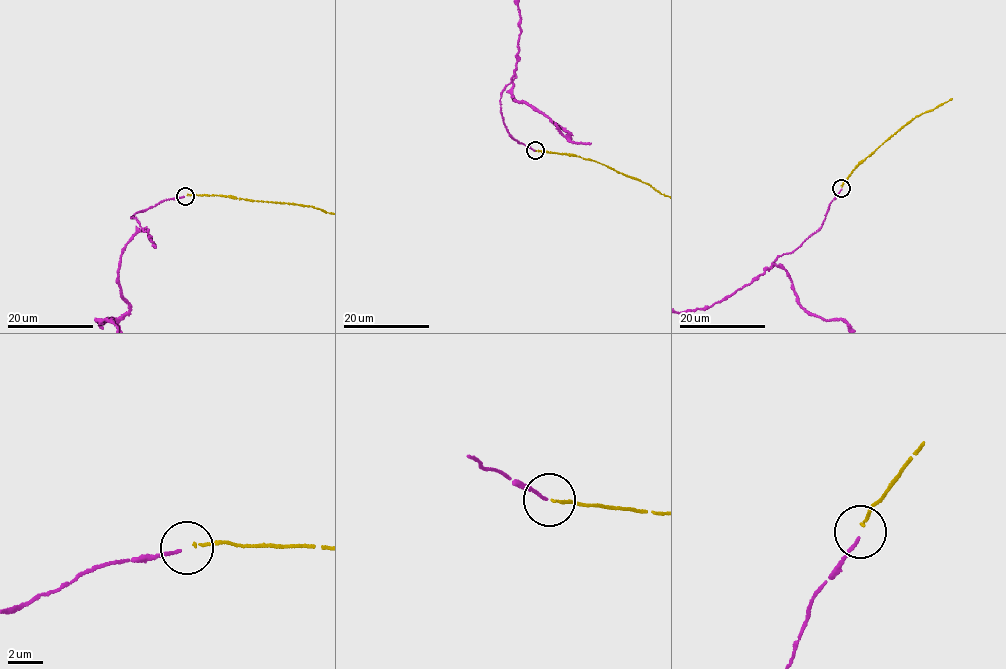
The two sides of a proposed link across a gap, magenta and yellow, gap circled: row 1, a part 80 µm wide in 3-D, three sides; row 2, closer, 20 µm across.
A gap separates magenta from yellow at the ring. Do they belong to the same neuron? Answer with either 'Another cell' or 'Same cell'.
Same cell

